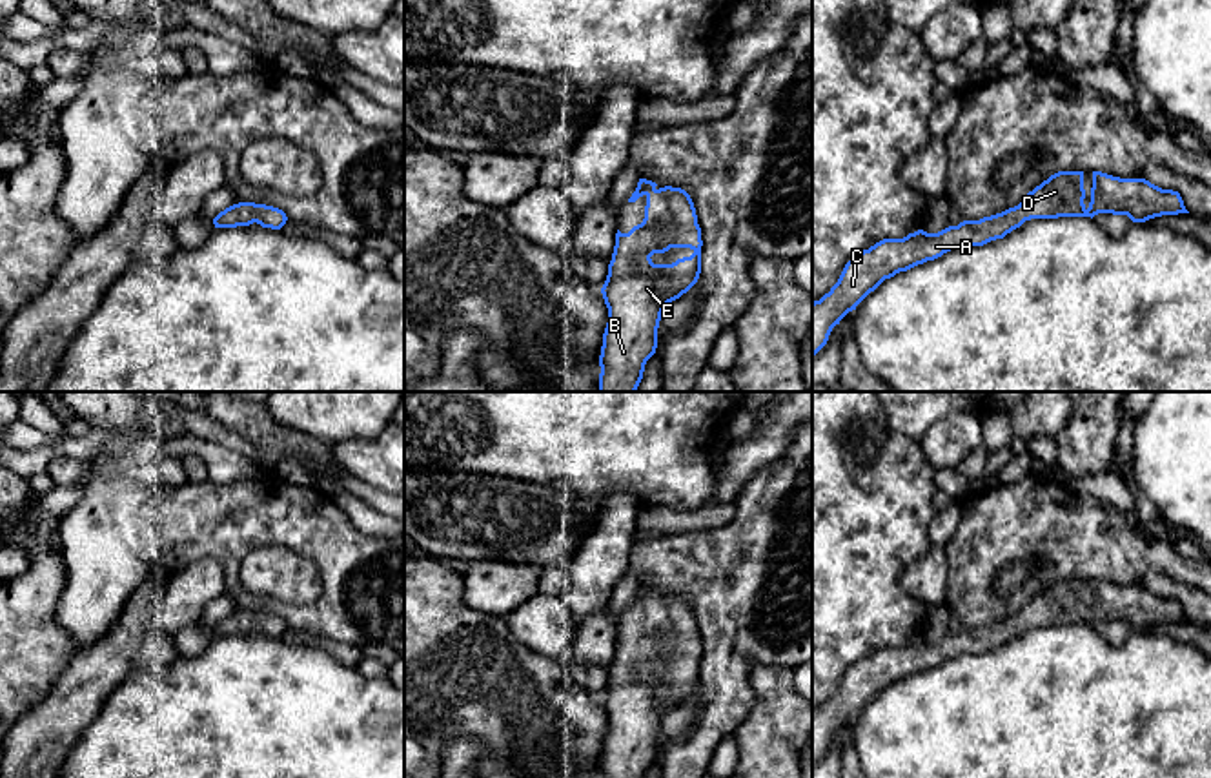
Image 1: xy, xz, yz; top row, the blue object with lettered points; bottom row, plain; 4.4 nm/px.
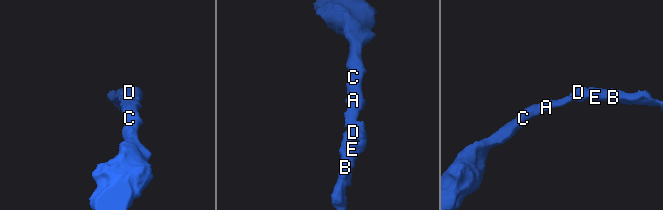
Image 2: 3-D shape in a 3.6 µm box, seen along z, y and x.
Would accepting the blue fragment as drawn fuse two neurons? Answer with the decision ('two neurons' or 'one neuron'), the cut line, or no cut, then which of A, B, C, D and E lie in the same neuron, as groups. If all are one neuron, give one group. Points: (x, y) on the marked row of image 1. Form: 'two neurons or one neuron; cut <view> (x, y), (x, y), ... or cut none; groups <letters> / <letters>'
one neuron; cut none; groups A B C D E

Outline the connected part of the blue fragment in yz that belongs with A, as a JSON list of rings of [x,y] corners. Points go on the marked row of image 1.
[[[1058,171],[1029,191],[1023,200],[980,220],[963,220],[938,233],[918,230],[903,239],[883,239],[854,255],[838,282],[812,302],[812,357],[827,344],[836,324],[885,279],[907,271],[962,246],[983,246],[1003,239],[1031,219],[1127,215],[1145,222],[1162,215],[1189,213],[1178,191],[1145,179],[1120,179],[1093,171],[1091,202],[1085,206],[1084,171]]]

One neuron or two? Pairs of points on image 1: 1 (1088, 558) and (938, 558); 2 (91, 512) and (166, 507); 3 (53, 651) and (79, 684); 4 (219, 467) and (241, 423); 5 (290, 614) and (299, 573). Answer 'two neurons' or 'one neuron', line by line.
1: two neurons
2: two neurons
3: two neurons
4: two neurons
5: two neurons

